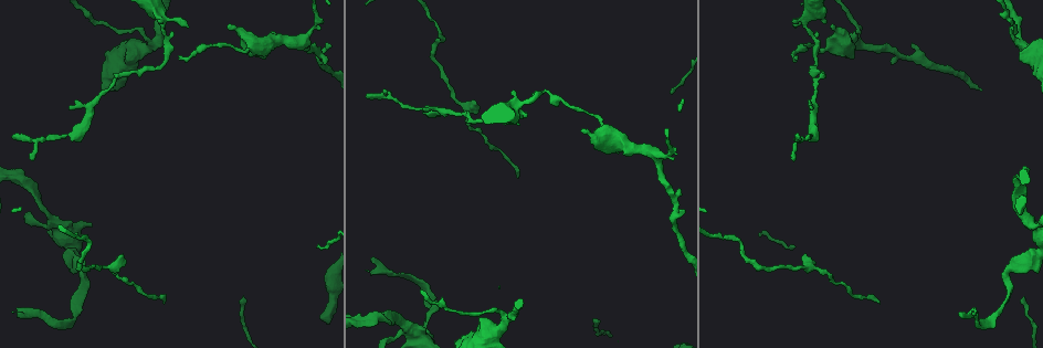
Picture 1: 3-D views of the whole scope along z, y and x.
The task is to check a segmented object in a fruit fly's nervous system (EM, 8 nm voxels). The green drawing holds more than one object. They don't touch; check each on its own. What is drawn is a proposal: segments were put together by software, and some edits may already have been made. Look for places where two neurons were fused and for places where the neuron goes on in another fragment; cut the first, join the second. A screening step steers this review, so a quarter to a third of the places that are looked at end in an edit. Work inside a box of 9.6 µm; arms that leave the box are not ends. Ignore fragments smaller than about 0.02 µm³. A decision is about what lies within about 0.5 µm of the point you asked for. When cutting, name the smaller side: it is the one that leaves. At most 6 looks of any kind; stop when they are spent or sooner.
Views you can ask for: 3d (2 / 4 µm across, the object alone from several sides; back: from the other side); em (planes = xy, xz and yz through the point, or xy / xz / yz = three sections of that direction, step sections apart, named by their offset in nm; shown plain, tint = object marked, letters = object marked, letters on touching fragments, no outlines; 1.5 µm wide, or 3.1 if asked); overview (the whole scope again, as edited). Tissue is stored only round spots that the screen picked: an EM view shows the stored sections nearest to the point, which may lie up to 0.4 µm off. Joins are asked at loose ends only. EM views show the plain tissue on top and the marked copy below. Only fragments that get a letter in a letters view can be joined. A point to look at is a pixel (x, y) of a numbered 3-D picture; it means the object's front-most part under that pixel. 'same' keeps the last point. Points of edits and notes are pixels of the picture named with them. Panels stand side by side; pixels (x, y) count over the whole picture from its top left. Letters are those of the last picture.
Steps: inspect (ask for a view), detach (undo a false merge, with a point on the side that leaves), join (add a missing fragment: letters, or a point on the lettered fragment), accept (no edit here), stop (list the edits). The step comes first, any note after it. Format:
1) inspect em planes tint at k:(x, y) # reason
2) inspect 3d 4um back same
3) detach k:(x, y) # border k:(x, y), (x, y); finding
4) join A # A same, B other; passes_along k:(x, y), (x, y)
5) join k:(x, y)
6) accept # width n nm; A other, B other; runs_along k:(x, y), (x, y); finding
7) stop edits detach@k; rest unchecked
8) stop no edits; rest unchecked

inspect em xy step 8 tint at 1:(679, 210) # free end

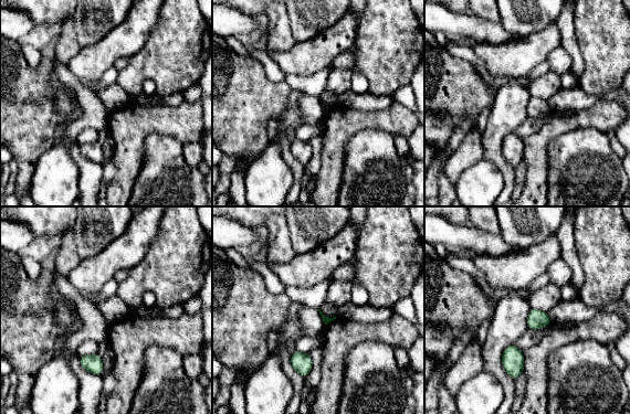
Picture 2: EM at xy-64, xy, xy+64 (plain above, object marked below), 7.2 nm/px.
inspect em planes letters same

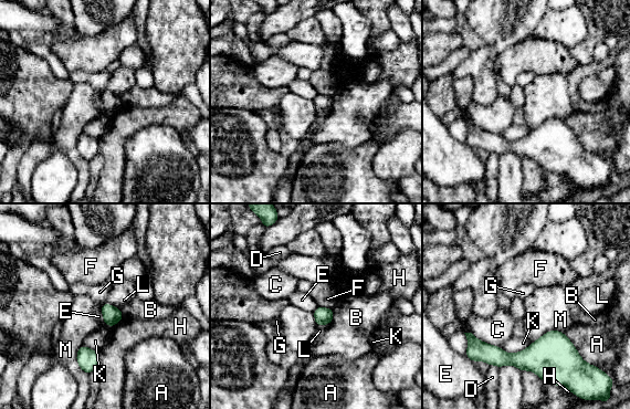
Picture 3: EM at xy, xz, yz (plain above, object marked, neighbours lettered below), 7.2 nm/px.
accept # width 120 nm; longest_contact A 260 nm; A other, B other, C other, D other, E other, F other, G other, H other, K other, L other, M other; none of them fits

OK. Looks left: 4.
inspect em xz step 8 letters at 1:(802, 266) # calibre changes

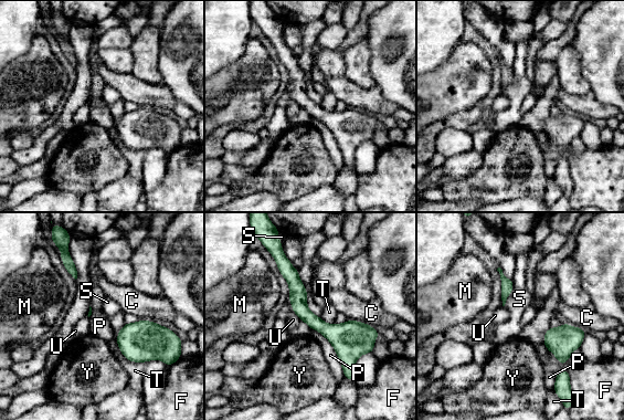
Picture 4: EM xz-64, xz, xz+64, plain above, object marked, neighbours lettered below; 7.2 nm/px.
accept # C other, F other, M other, P other, S other, T other, U other, Y other; runs_along 4:(278, 261), (314, 322), (374, 334); all the same neuron

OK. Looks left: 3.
inspect 3d 4um at 1:(971, 313) # thin end

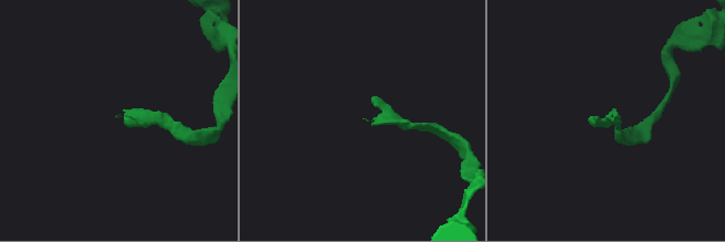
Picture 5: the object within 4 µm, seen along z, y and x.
inspect em planes letters at 5:(366, 119)

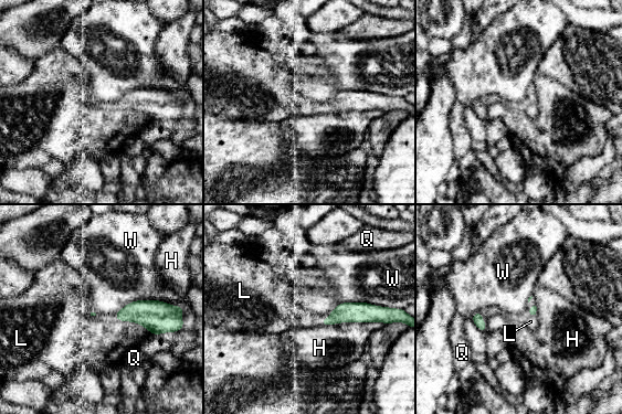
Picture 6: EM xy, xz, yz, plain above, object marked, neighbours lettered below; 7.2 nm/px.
join L # H other, L same, Q other, W other; passes_along 6:(347, 311), (324, 318), (290, 316); it goes on there

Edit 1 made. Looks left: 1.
stop edits join@6; rest unchecked

